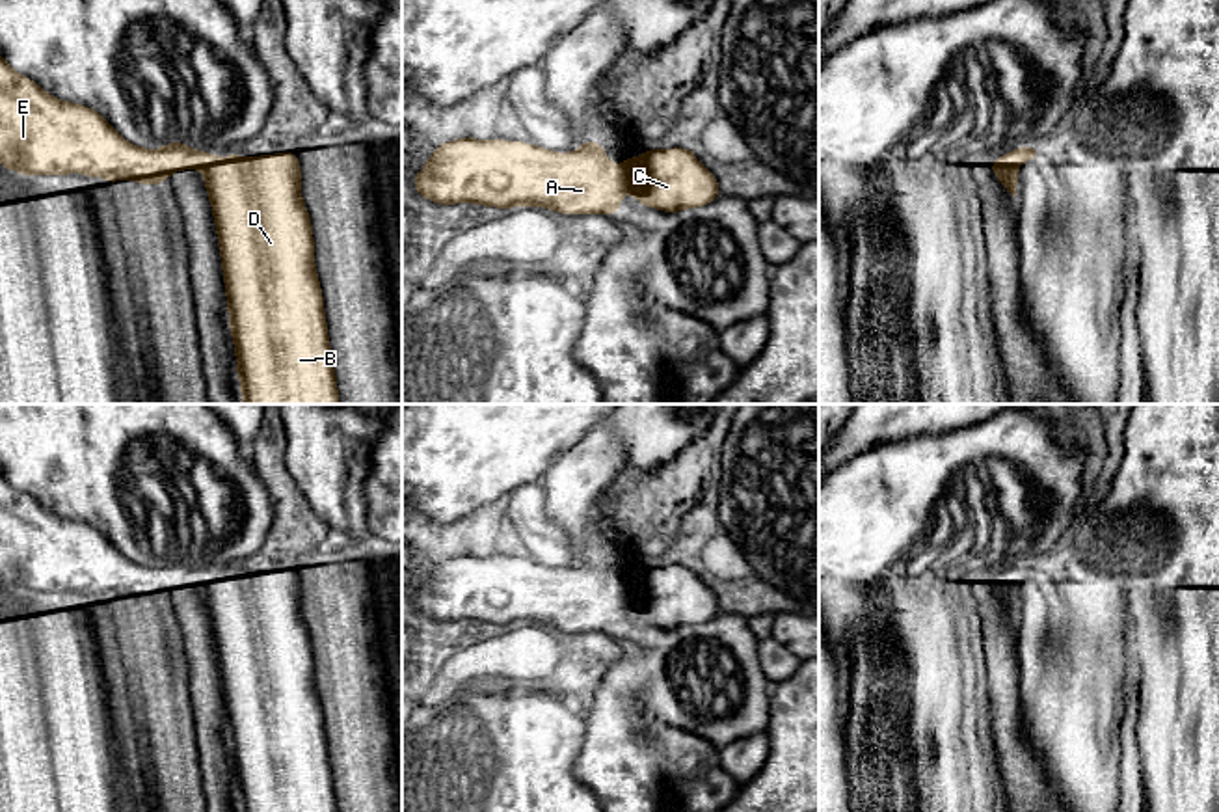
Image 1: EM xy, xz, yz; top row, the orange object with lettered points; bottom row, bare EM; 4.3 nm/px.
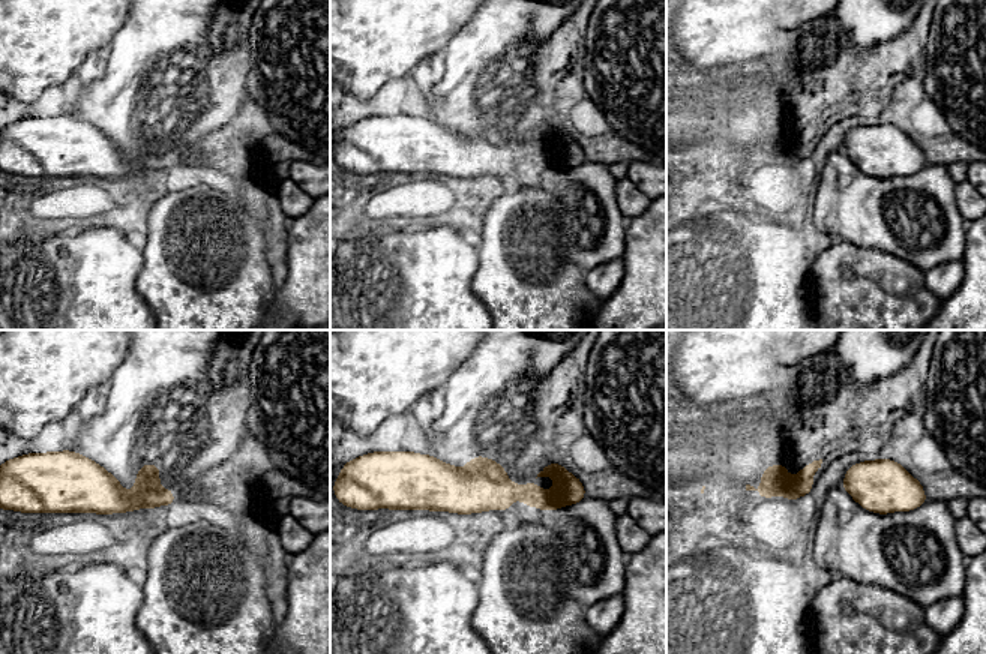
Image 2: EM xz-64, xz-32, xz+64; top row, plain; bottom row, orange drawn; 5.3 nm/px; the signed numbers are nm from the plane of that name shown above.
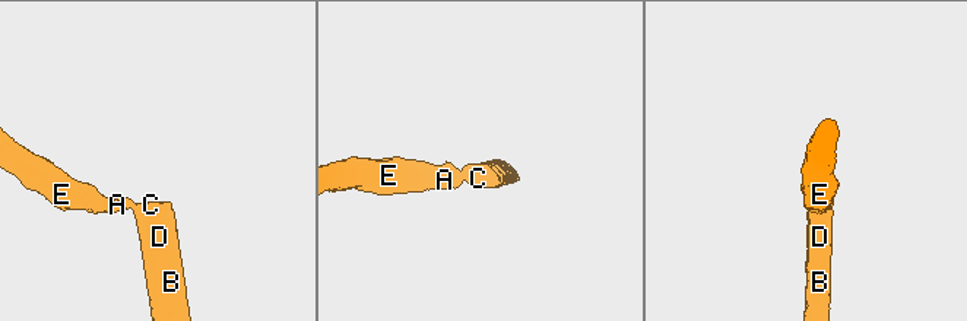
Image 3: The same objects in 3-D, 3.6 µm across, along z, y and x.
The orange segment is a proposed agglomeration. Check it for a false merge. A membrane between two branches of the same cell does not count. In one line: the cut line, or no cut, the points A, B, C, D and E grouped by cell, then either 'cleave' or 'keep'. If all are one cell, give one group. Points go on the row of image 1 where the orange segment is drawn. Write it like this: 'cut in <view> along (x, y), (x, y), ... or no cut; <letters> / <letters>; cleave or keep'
no cut; A B C D E; keep

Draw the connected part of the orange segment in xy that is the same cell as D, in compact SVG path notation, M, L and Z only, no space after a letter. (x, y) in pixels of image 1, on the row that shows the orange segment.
M0 56L0 166L28 177L100 175L110 184L136 181L162 184L181 169L201 169L221 253L229 326L236 354L236 372L244 404L341 404L322 289L315 266L315 238L309 212L301 199L298 153L262 156L216 156L186 147L181 140L160 149L143 149L127 142L97 110L47 93L32 78L13 71Z

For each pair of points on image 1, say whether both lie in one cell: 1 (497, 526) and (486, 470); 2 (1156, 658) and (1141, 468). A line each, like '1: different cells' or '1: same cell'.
1: different cells
2: same cell

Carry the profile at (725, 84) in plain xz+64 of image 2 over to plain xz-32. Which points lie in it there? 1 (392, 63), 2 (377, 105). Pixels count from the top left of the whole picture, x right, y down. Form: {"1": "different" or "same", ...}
{"1": "different", "2": "same"}

